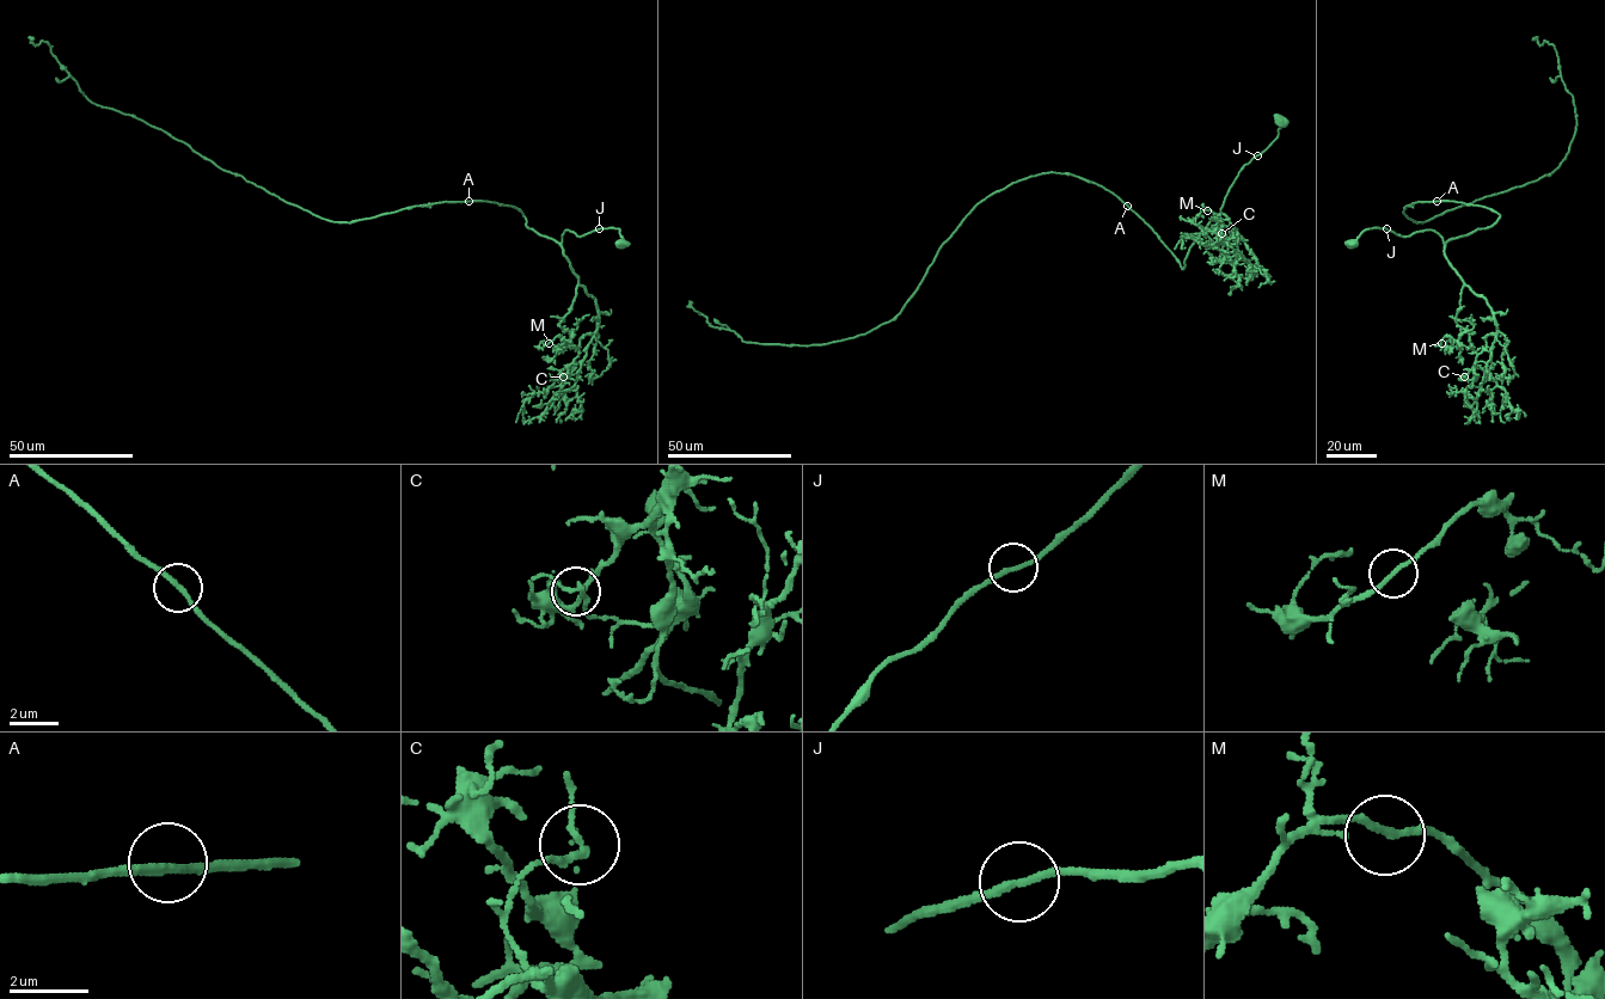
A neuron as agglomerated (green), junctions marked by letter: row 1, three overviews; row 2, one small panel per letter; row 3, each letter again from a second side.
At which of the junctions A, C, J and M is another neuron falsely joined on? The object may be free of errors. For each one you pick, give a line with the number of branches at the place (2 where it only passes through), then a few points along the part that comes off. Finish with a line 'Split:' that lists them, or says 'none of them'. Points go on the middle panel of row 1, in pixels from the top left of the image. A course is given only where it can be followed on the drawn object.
Split: none of them

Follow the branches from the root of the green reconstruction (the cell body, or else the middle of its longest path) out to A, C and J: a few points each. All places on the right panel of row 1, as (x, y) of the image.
A: (1349, 244), (1374, 227), (1402, 237), (1433, 230), (1444, 244), (1489, 227), (1500, 216), (1483, 206), (1437, 201)
C: (1349, 244), (1374, 227), (1441, 237), (1450, 265), (1486, 300), (1496, 326), (1474, 379), (1464, 377)
J: (1349, 244), (1367, 228), (1386, 228)

